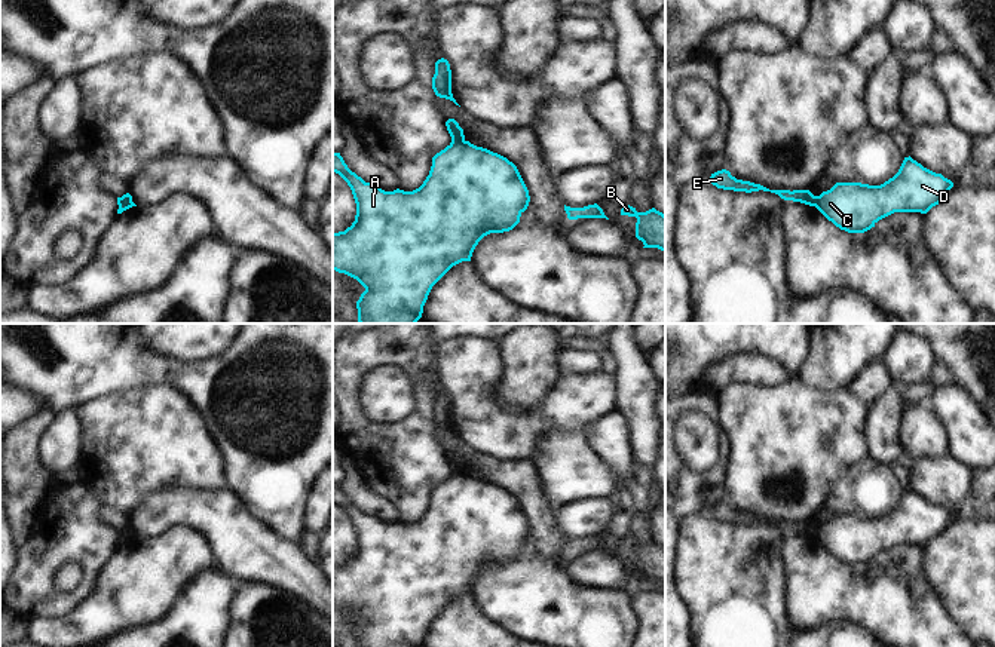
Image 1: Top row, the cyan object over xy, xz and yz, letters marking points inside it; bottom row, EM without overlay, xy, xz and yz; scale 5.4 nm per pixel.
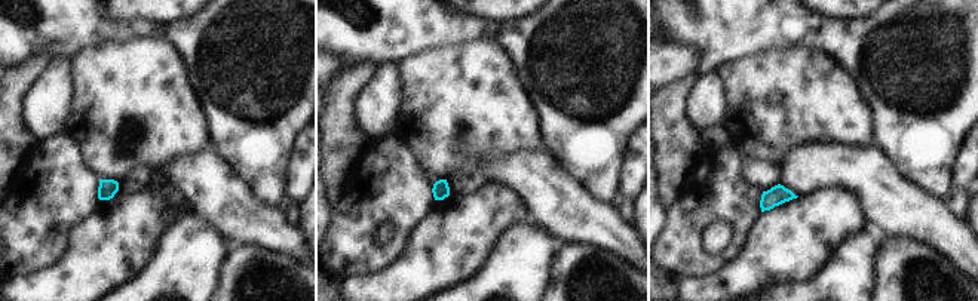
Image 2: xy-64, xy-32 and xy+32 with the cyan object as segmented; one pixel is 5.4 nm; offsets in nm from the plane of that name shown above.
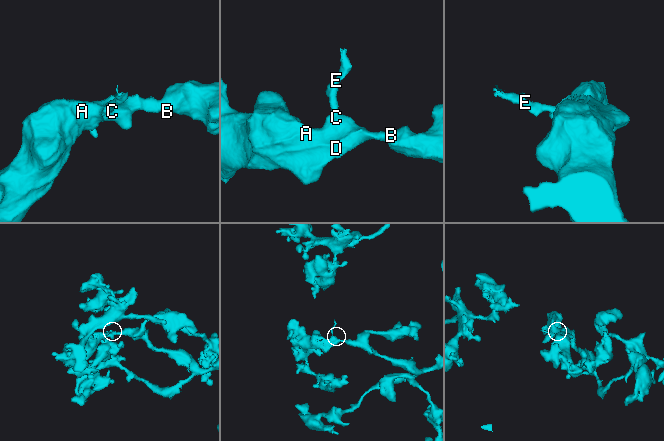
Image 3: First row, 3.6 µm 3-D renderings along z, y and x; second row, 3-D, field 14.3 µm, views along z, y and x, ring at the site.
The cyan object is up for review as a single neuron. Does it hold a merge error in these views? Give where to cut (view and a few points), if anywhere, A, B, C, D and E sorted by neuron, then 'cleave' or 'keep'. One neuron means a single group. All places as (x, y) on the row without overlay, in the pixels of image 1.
cut xz (464, 472), (452, 475); groups A B C D / E; cleave

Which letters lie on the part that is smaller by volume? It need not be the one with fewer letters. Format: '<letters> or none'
E.

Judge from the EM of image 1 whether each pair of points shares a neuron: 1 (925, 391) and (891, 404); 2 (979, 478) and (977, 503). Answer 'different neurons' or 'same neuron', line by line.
1: different neurons
2: same neuron

